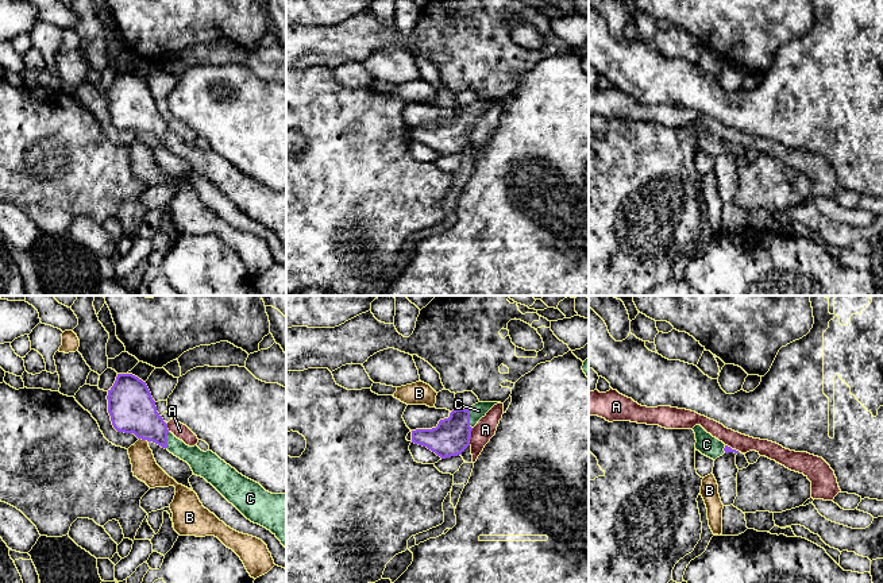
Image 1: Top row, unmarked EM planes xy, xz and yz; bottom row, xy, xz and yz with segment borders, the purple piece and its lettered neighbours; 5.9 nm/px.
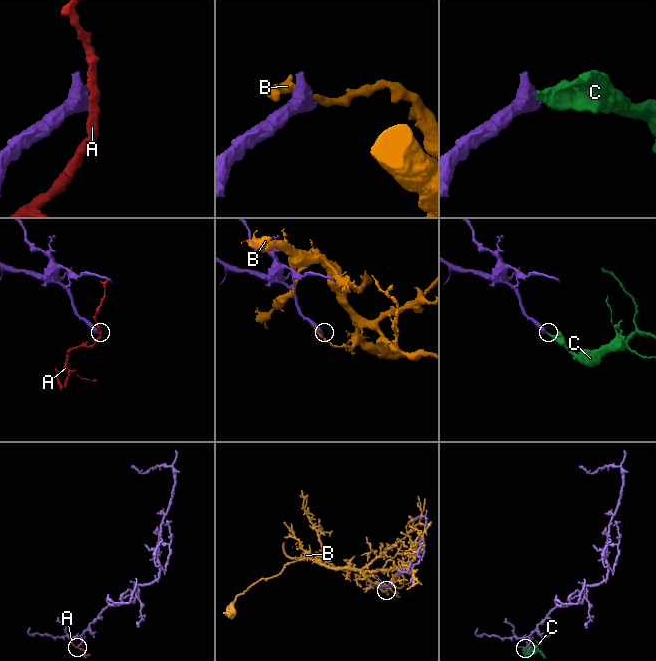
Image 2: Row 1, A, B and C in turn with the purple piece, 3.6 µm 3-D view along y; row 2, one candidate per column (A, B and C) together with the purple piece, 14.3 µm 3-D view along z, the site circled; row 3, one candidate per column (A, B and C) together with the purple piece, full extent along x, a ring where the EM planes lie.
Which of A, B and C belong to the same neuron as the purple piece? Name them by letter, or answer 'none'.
C

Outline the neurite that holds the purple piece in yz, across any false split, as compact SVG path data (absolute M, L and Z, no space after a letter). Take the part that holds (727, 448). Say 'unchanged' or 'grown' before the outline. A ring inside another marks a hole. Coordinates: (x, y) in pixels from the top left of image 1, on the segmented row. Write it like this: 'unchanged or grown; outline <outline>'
grown; outline M695 425L693 431L697 440L695 449L707 457L716 460L717 457L728 452L739 453L739 451L732 449L730 447L725 445L722 441L707 433L701 425Z

